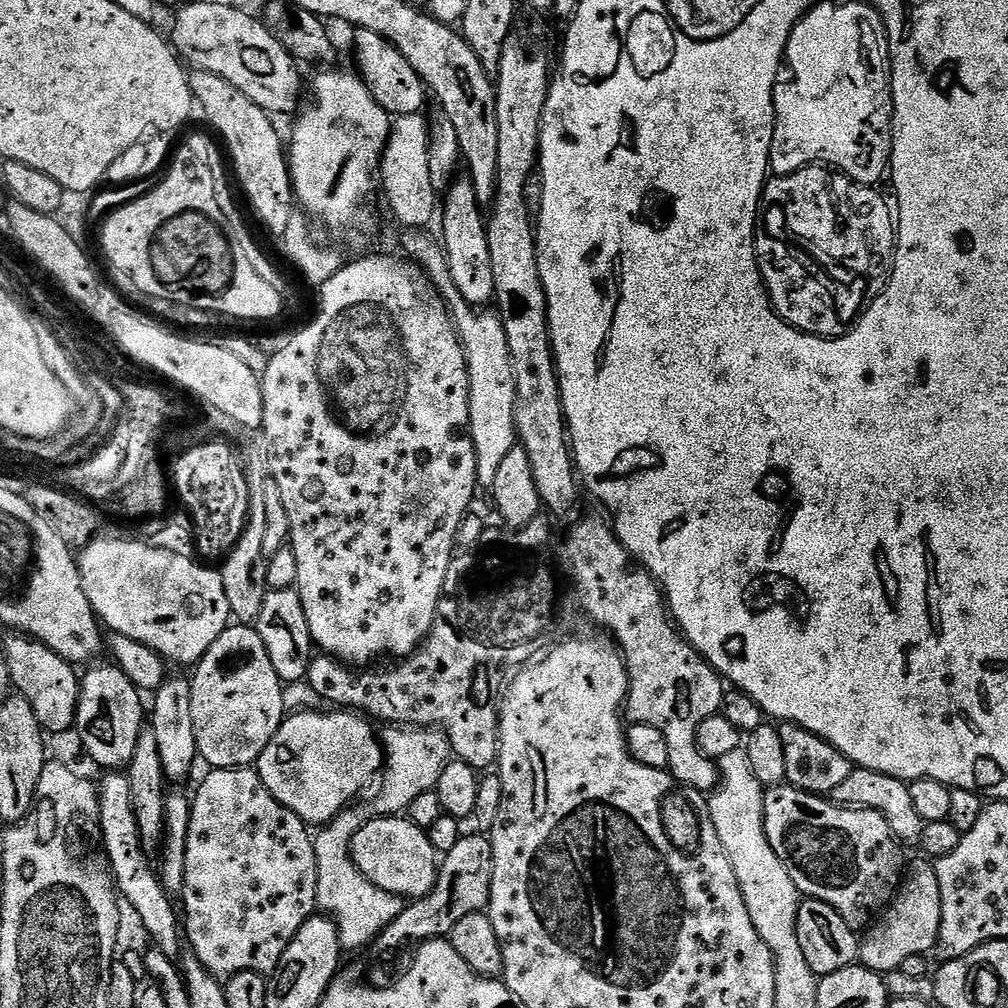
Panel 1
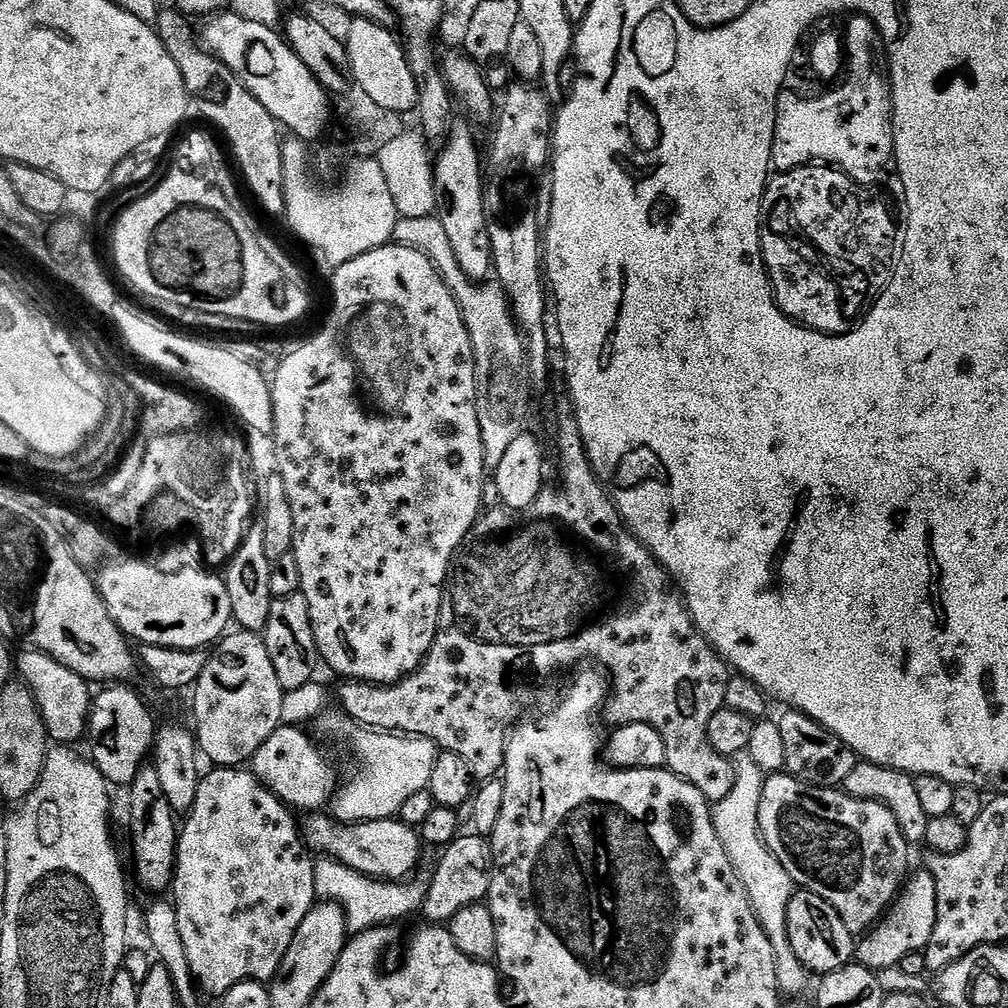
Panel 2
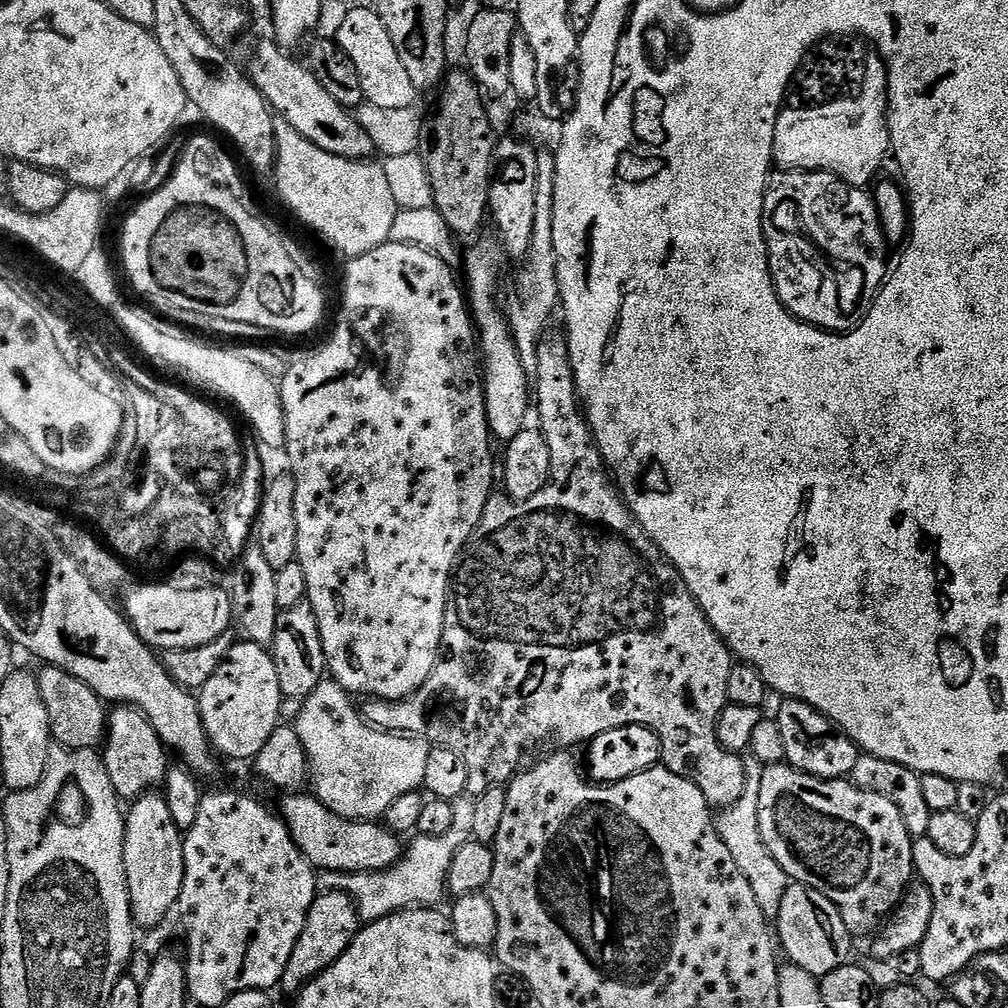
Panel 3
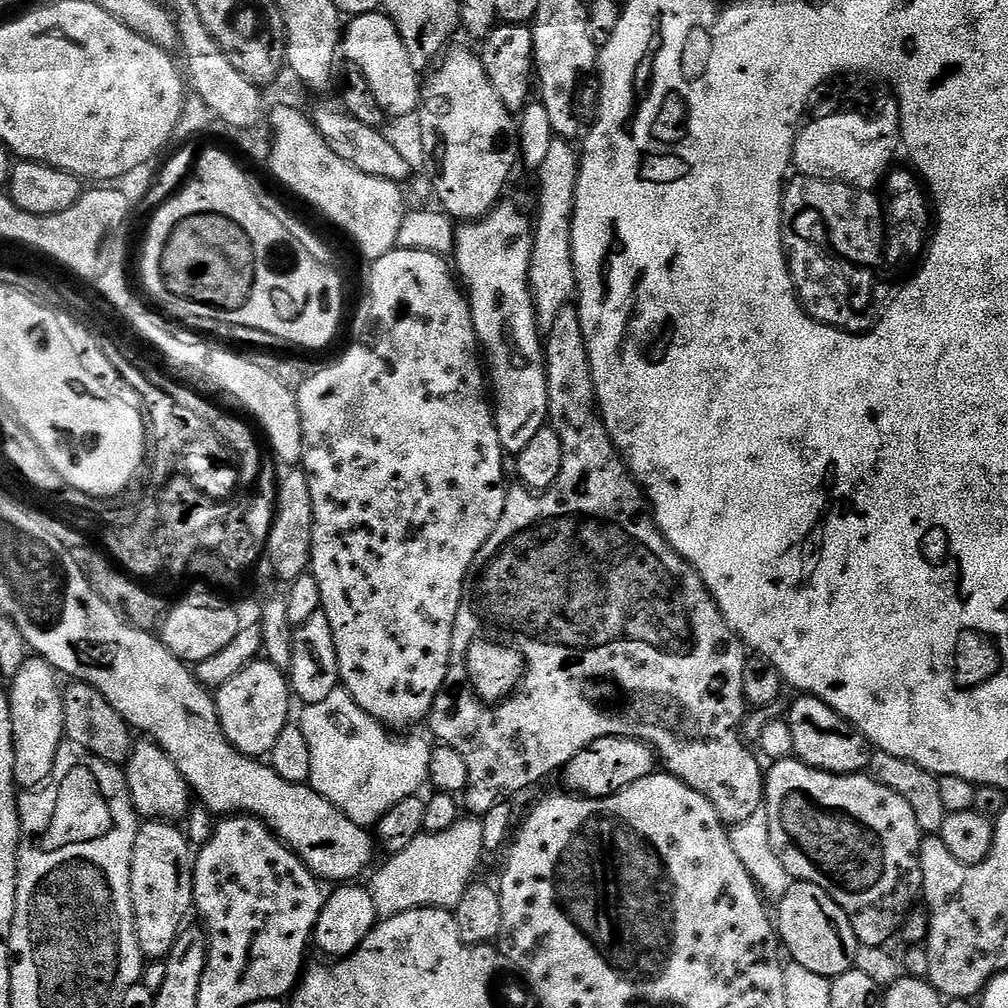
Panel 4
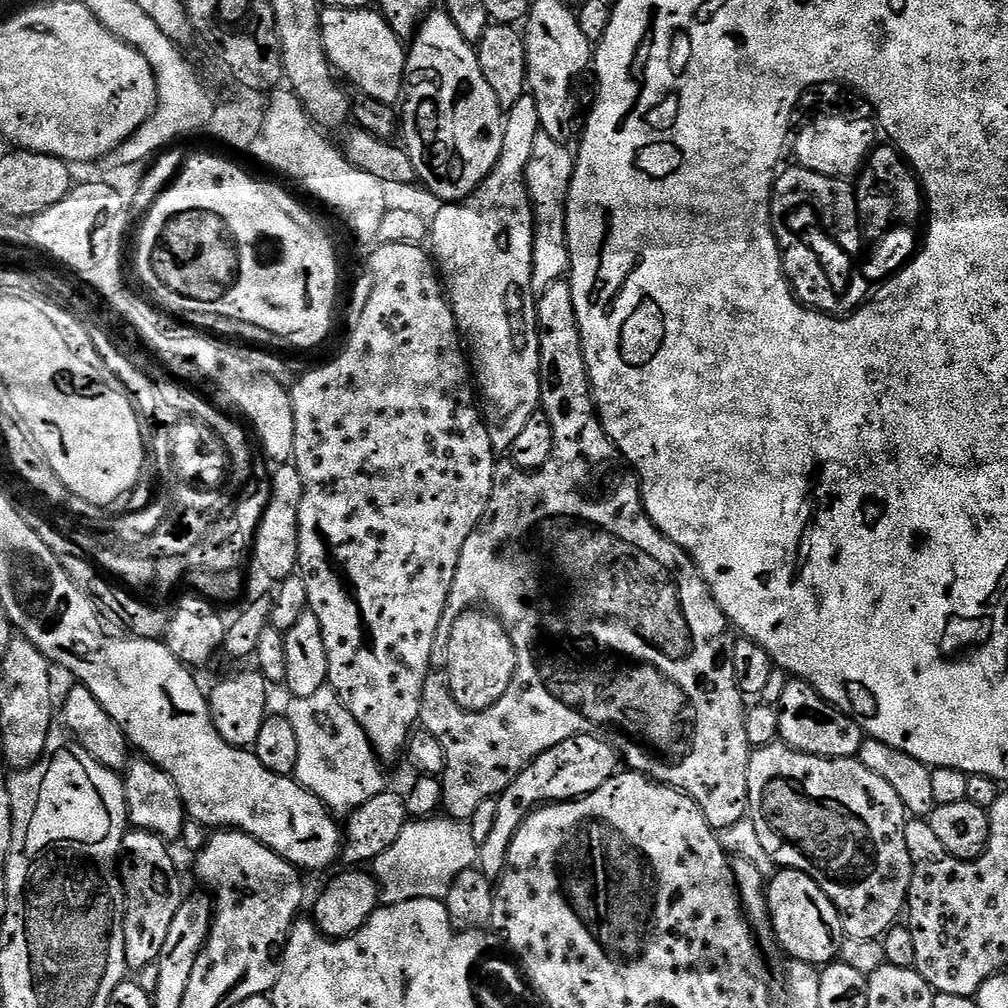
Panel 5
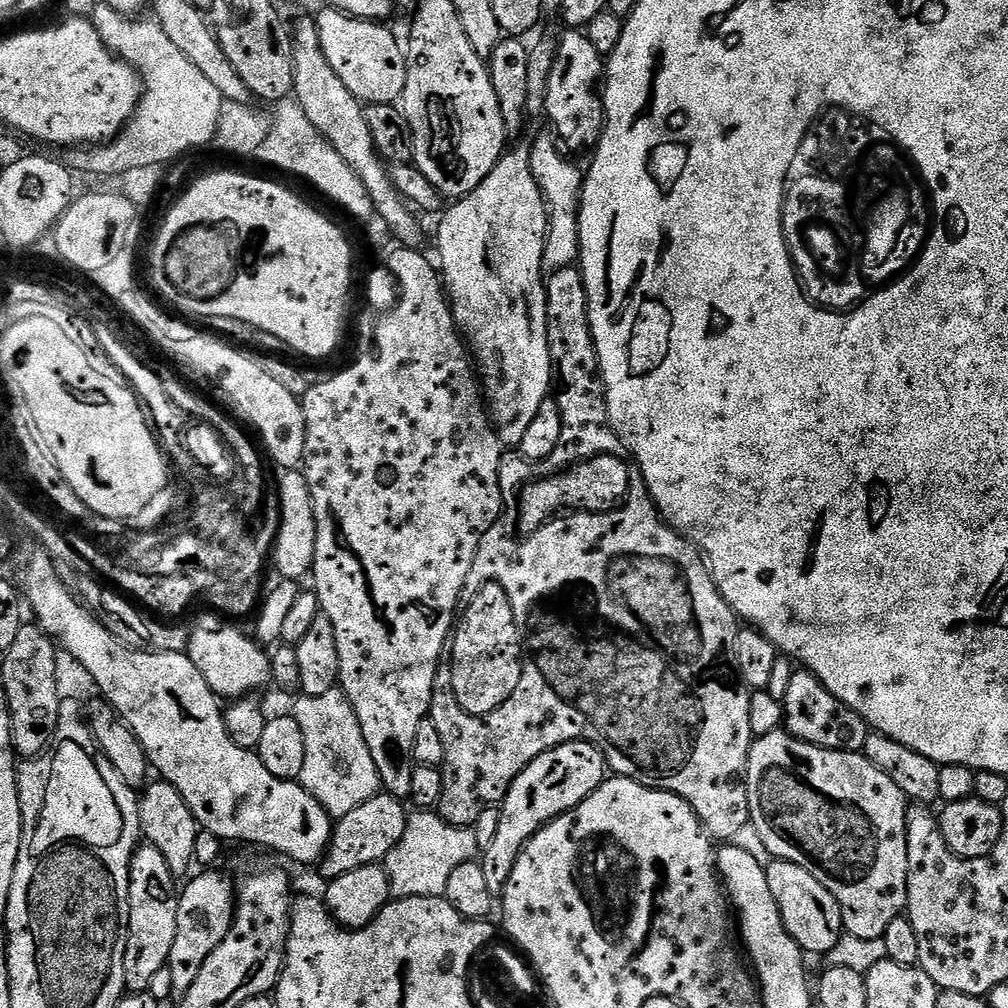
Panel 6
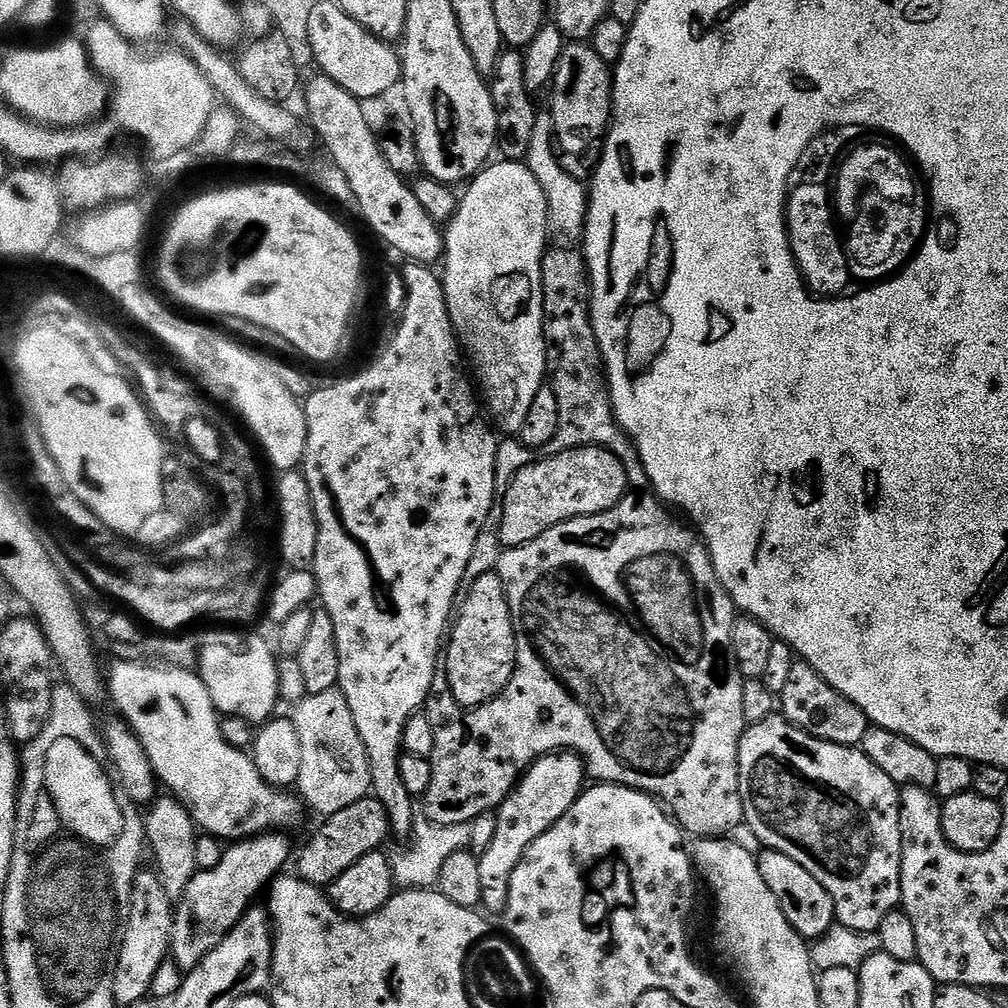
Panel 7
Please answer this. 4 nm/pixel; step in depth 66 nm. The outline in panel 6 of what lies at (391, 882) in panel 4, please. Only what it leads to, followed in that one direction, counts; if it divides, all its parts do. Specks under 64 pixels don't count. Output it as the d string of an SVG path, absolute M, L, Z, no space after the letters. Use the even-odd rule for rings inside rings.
M416 810L409 815L408 829L404 831L394 850L390 850L382 867L388 874L388 891L393 897L443 897L451 871L468 860L476 860L477 856L476 833L472 828L447 824L432 810Z

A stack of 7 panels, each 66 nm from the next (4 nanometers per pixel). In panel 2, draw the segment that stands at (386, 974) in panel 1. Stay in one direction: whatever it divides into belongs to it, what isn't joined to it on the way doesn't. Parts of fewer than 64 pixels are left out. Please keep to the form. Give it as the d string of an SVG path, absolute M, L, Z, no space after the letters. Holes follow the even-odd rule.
M479 834L471 835L457 836L454 843L439 853L440 862L436 866L436 874L428 884L422 909L422 916L428 919L425 921L433 925L447 925L454 914L458 914L458 910L466 910L466 906L487 901L492 881L492 845Z

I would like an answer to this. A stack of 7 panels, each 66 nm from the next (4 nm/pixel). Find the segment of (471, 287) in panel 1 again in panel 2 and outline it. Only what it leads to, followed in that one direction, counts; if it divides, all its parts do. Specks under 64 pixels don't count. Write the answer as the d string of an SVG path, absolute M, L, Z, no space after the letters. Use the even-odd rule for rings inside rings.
M453 127L434 160L439 218L450 237L450 246L462 274L473 282L484 282L493 275L492 247L488 233L488 214L484 203L485 177L482 175L482 152L468 128Z

